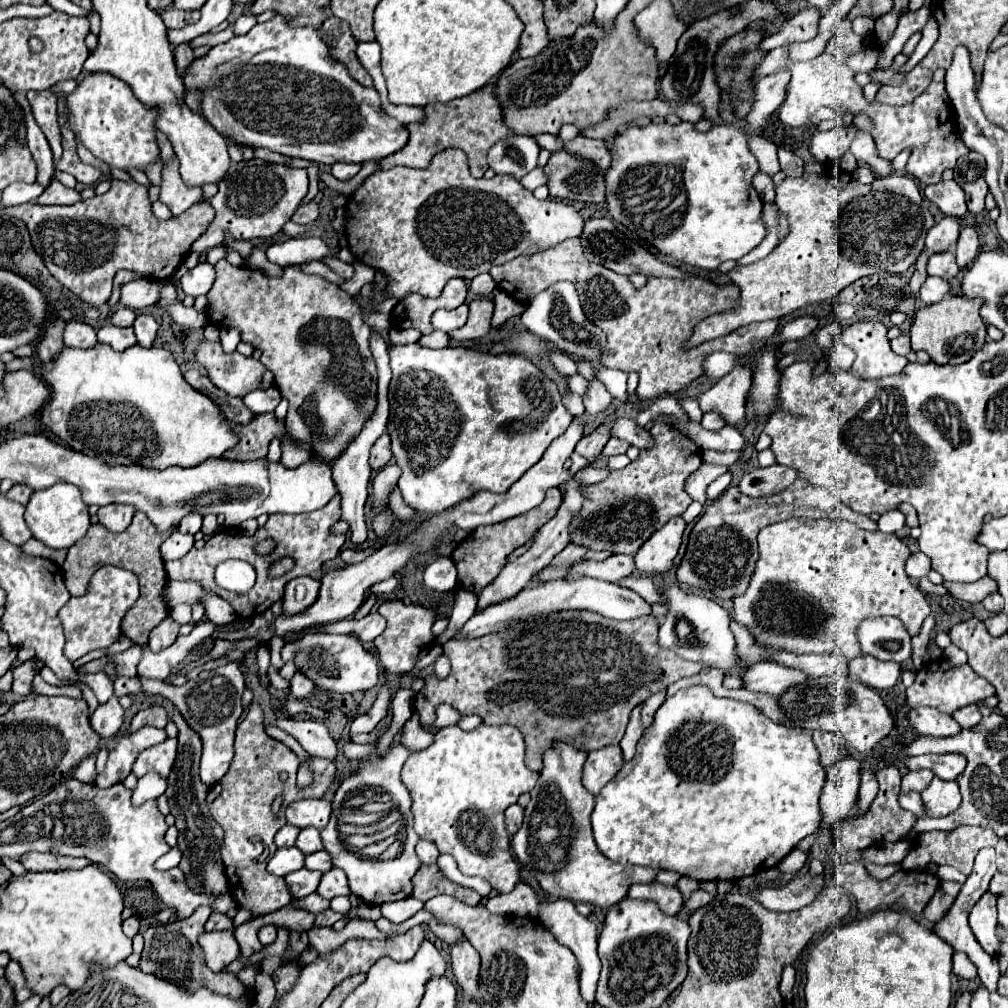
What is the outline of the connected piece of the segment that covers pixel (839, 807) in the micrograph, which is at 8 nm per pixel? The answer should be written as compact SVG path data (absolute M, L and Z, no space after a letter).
M842 758L828 770L828 780L820 796L822 828L832 828L838 820L852 814L858 796L862 762L858 758Z

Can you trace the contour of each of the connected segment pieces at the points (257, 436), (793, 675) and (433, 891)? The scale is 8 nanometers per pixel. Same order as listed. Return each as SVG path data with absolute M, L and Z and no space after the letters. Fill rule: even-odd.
M260 414L248 426L234 424L234 430L240 436L240 442L222 456L228 460L260 460L260 458L266 458L270 440L274 436L282 438L286 434L284 422L278 422L274 418L274 414Z
M758 662L746 668L744 672L744 688L754 692L766 692L772 696L784 694L784 690L798 686L808 680L808 674L798 668L788 668L776 662Z
M420 866L420 870L412 878L412 884L414 884L412 896L422 900L422 902L426 902L426 900L430 900L430 898L434 898L438 894L454 896L454 898L458 898L460 902L464 902L468 906L476 906L482 900L482 896L476 894L474 890L466 890L466 888L446 880L440 874L438 866Z

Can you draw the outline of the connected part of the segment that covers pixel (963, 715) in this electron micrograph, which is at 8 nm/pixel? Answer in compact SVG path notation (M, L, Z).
M968 704L968 706L960 708L960 710L956 710L952 716L954 716L954 720L956 720L962 728L976 726L976 722L980 722L980 718L982 718L976 704Z

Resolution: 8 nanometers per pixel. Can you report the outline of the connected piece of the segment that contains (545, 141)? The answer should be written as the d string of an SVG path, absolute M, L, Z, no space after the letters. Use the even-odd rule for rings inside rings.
M540 134L540 136L536 136L536 142L538 142L542 148L546 148L548 152L558 152L558 150L562 150L562 148L564 148L564 142L562 142L562 138L560 138L560 136Z

